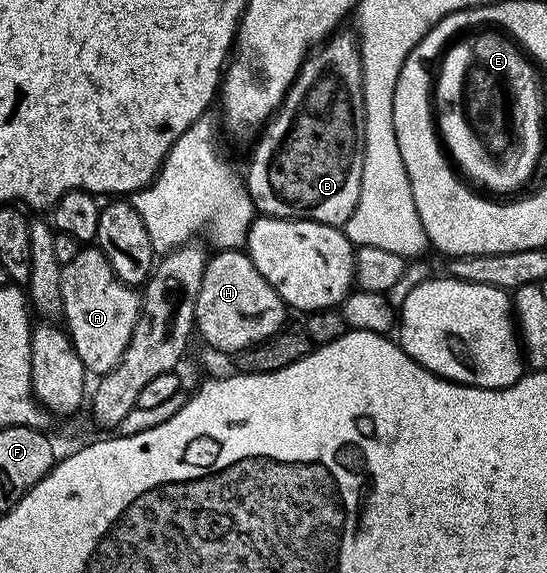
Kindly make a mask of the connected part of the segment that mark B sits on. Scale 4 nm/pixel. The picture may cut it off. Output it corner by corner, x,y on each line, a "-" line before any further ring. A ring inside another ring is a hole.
335,31
333,35
323,40
321,44
310,49
290,89
286,91
286,97
282,99
282,105
278,107
278,111
270,117
268,123
261,129
260,135
262,137
259,138
258,145
255,146
254,153
250,156
250,169
244,172
246,189
250,191
254,207
261,215
288,218
289,220
311,220
321,224
344,226
348,222
348,218
352,218
352,214
358,209
360,182
362,181
362,171
364,170
364,90
362,89
362,63
358,53
357,39
351,33
349,36
348,33
342,31

